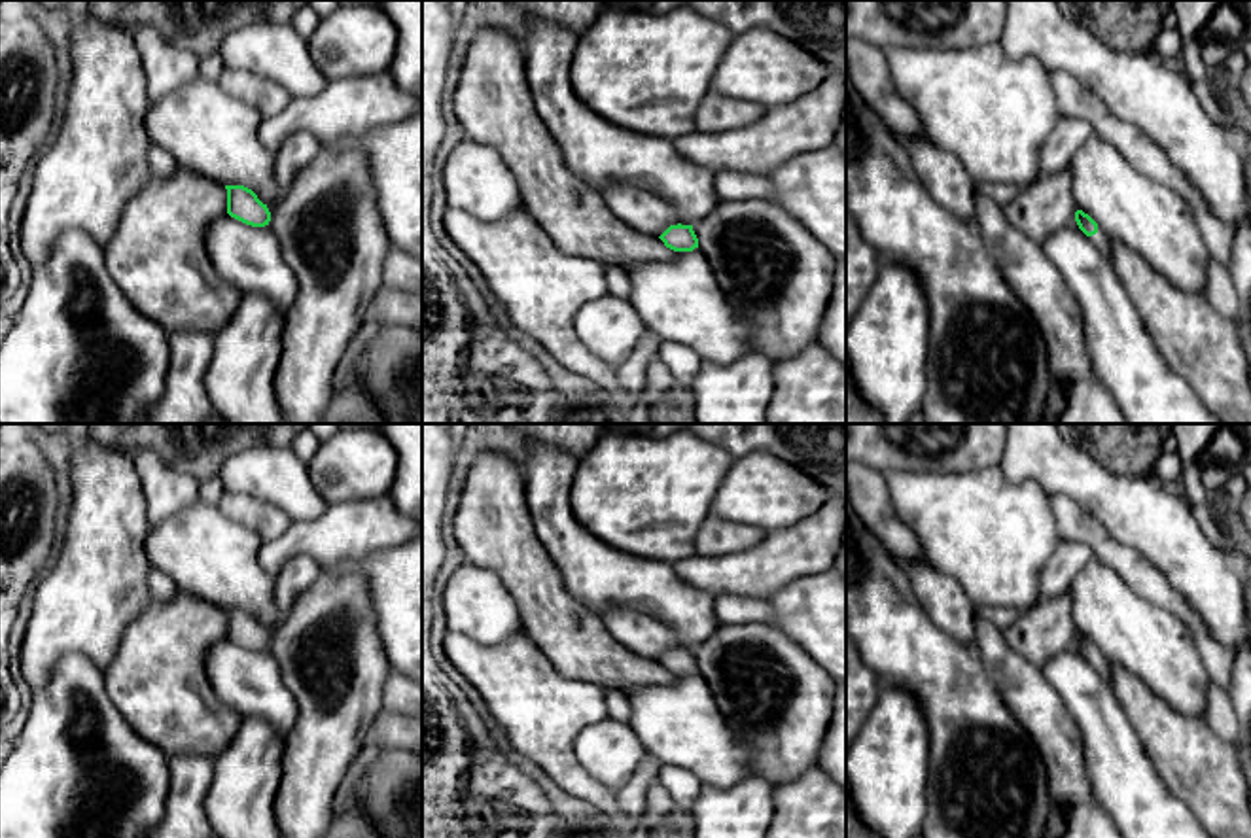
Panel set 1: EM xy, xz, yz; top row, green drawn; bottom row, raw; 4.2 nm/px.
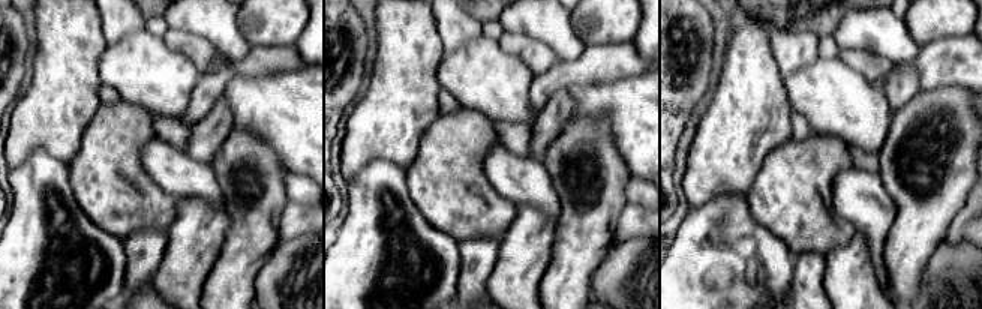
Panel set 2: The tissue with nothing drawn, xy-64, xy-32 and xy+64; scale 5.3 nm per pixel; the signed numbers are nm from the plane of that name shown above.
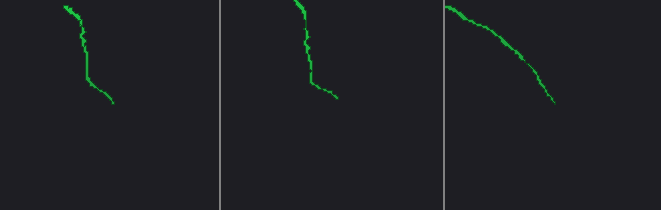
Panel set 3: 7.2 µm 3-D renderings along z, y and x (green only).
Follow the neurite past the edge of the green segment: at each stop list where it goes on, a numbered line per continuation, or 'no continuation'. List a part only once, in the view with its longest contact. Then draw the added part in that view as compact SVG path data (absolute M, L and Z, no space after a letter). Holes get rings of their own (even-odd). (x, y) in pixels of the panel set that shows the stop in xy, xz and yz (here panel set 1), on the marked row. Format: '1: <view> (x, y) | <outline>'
1: yz (1100, 239) | M1098 225L1098 233L1088 236L1088 240L1111 261L1113 240Z

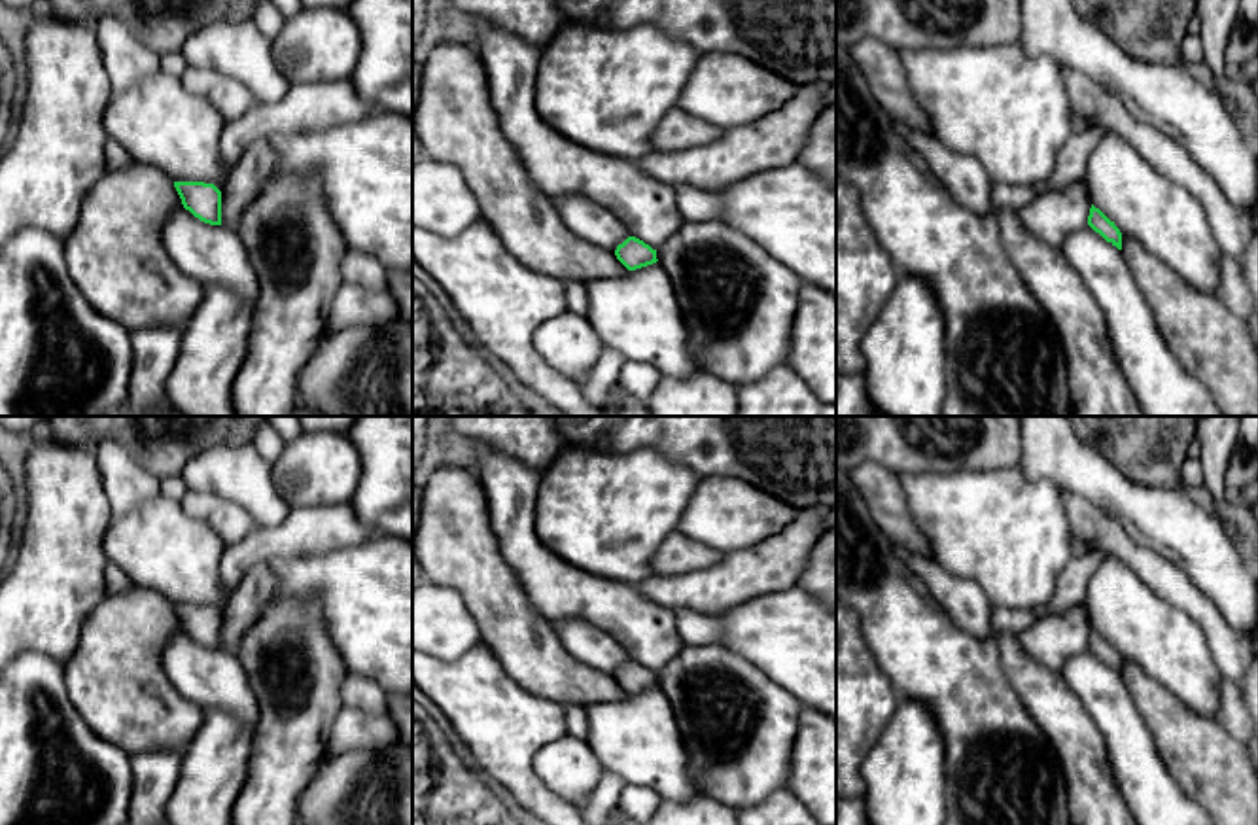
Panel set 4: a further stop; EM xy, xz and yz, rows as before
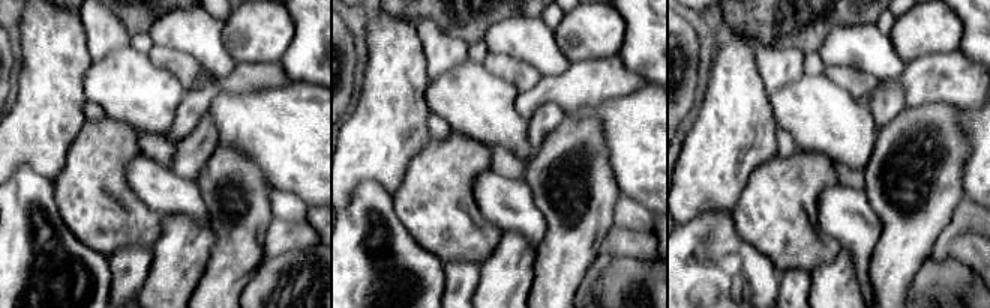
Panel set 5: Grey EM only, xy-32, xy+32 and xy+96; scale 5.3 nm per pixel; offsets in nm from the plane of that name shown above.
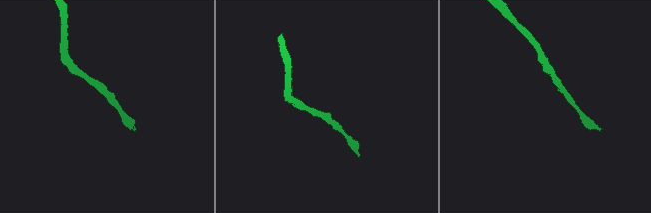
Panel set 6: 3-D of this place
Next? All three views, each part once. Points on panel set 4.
no continuation

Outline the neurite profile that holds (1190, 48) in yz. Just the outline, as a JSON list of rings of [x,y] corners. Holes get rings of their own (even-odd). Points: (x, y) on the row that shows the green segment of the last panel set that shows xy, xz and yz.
[[[1196,30],[1188,32],[1180,44],[1180,55],[1186,64],[1201,64],[1203,62],[1203,47],[1201,38]]]

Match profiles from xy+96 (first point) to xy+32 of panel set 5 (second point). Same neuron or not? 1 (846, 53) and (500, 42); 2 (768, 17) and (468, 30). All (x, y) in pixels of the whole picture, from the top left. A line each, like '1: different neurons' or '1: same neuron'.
1: same neuron
2: same neuron

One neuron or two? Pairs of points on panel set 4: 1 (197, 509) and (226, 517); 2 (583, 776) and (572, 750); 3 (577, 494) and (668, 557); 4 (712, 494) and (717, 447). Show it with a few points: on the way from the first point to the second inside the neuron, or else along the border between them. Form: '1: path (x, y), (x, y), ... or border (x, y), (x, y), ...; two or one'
1: path (205, 509), (218, 513); one
2: path (577, 771), (572, 765), (572, 755); one
3: border (676, 530), (655, 551), (651, 572); two
4: border (702, 477), (731, 475), (748, 481), (755, 489); two

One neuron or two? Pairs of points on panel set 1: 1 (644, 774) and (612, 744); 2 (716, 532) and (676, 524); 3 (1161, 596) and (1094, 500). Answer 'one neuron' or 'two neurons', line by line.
1: two neurons
2: two neurons
3: two neurons

